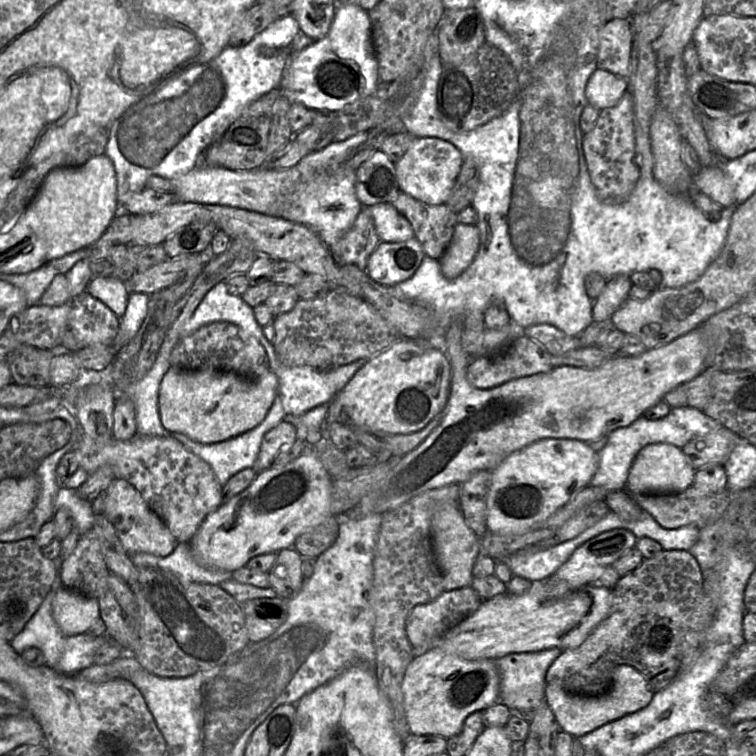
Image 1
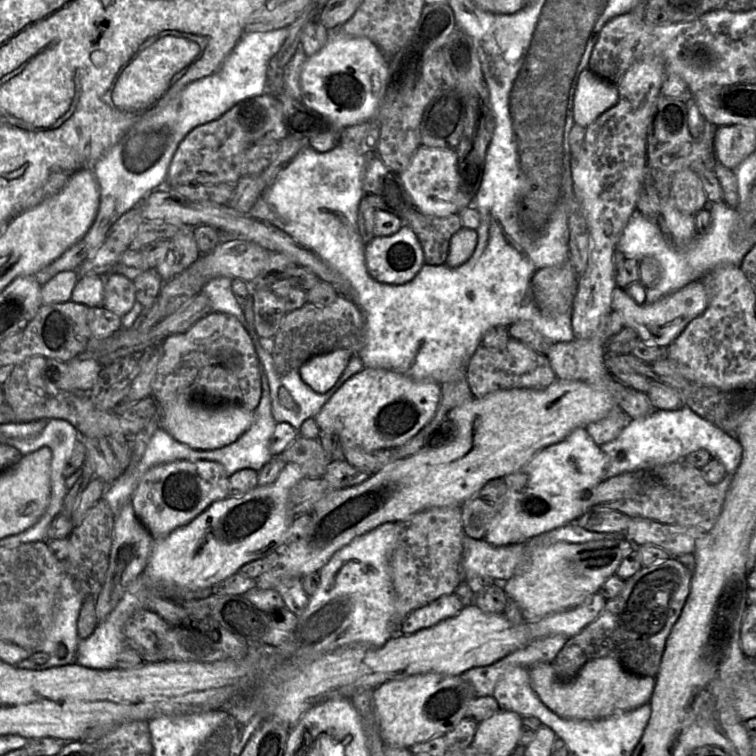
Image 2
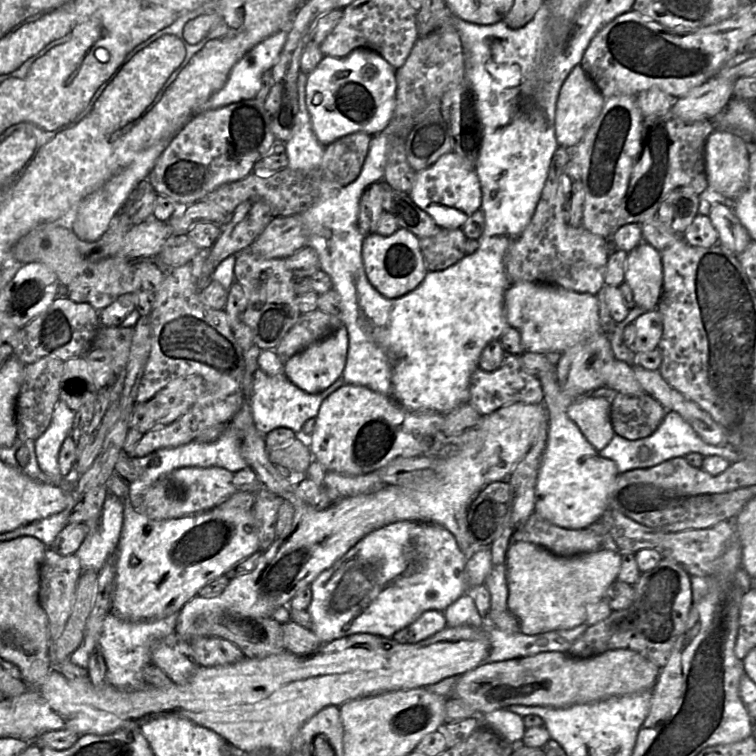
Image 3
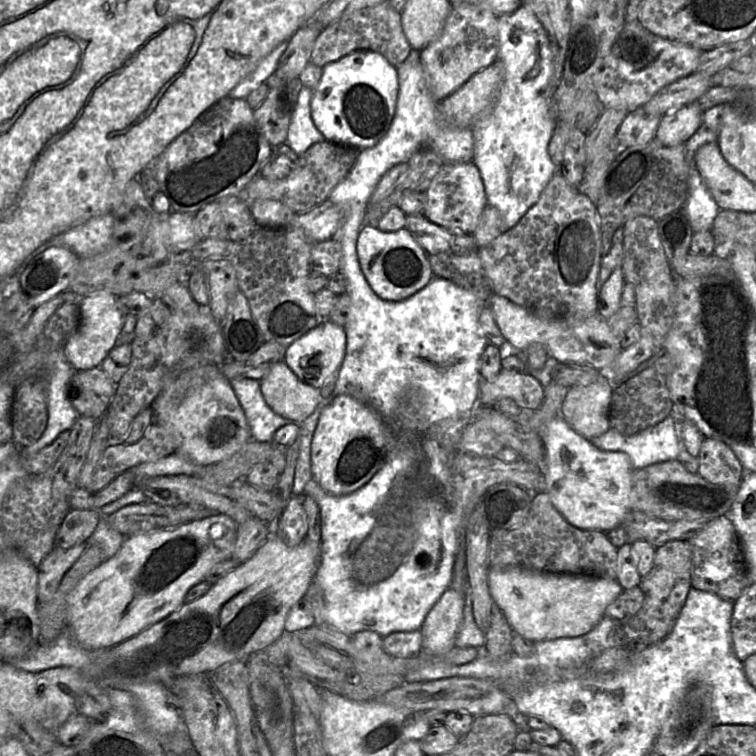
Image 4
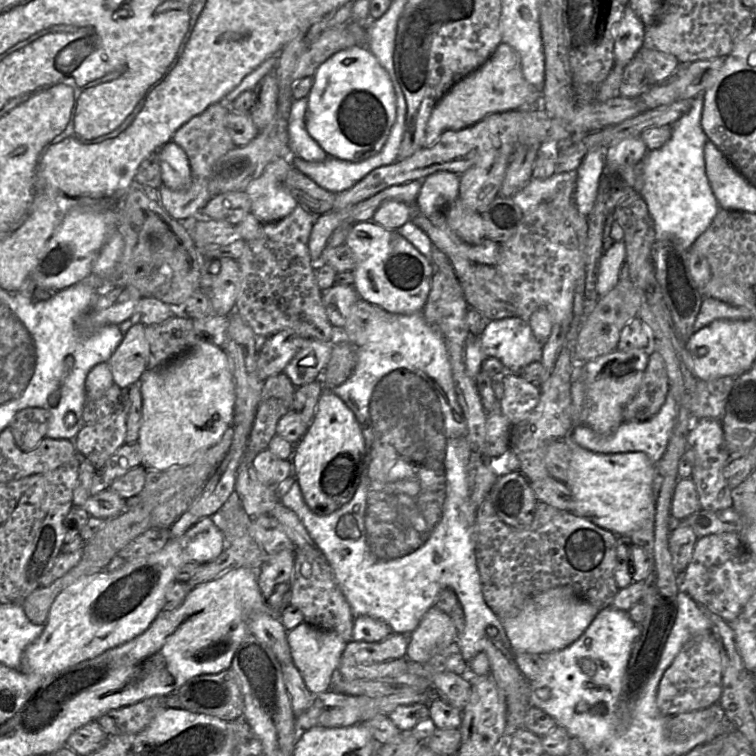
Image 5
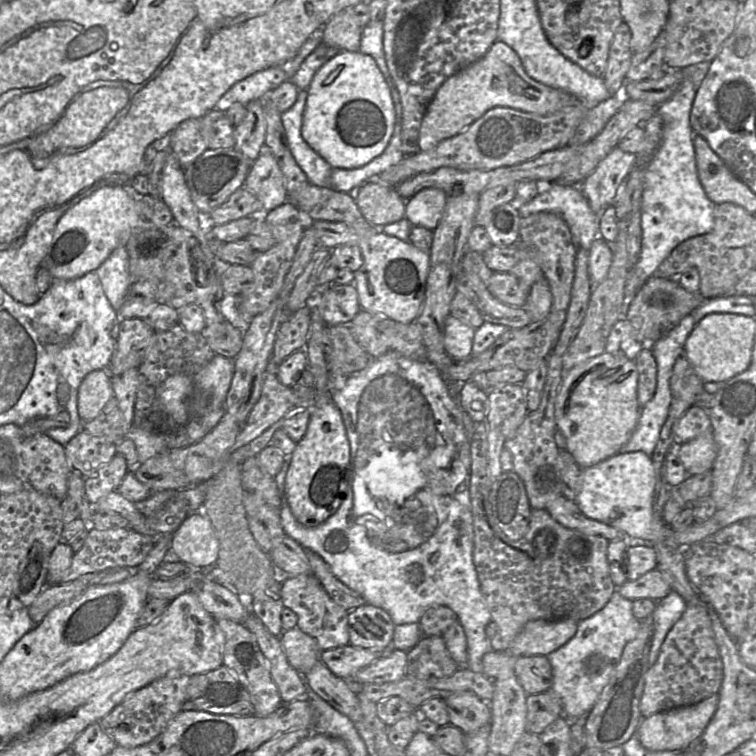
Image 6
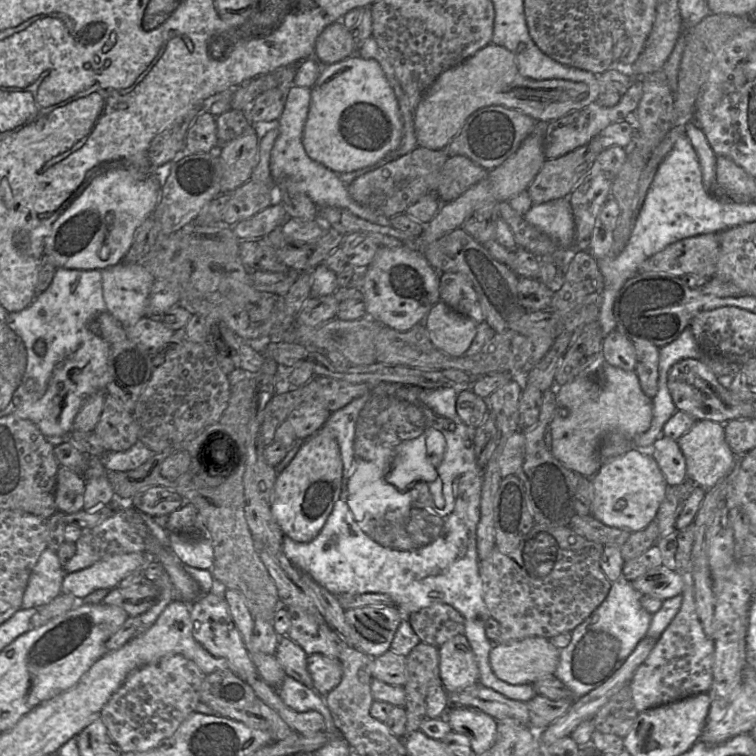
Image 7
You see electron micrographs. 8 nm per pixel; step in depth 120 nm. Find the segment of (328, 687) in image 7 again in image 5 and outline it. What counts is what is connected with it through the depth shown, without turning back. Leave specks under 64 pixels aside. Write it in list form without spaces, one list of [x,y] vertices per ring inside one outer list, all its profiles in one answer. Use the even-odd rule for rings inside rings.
[[[392,633],[379,642],[347,643],[341,656],[343,664],[376,663],[395,660],[406,656],[409,637],[406,634]]]

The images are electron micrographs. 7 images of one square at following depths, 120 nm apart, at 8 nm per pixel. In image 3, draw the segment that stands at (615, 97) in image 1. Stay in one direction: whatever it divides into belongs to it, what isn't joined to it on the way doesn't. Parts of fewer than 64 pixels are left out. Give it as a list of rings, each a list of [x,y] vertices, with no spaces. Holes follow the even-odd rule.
[[[575,66],[563,82],[558,96],[555,114],[555,135],[558,145],[565,148],[575,146],[601,112],[605,100],[582,66]]]

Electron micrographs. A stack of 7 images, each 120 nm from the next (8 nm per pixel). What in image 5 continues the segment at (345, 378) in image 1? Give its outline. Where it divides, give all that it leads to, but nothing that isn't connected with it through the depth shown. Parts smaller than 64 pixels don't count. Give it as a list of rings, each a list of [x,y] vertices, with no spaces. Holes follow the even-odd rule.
[[[248,451],[242,457],[238,468],[235,491],[250,518],[270,514],[279,502],[276,491],[263,484],[254,468],[253,459],[257,453]]]

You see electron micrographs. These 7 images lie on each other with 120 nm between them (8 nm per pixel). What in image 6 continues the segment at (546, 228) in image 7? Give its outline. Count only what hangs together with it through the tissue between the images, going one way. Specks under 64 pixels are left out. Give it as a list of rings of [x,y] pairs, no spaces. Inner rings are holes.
[[[544,183],[543,190],[518,210],[525,218],[538,212],[559,215],[569,226],[578,249],[589,249],[594,240],[601,238],[599,214],[590,208],[578,185]]]

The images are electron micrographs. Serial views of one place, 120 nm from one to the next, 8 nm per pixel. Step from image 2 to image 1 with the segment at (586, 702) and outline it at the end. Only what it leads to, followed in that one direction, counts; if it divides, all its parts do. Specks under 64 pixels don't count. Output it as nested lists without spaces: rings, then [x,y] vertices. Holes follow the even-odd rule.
[[[618,665],[614,669],[611,688],[601,696],[572,694],[551,683],[546,683],[545,686],[545,703],[553,712],[560,730],[569,733],[574,738],[583,736],[608,722],[645,708],[653,695],[654,692],[647,678],[629,665]]]

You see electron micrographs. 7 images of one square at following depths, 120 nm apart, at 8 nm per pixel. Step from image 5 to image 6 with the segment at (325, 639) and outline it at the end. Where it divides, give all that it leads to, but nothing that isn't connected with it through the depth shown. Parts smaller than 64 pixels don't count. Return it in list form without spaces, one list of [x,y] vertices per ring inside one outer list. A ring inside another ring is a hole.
[[[296,625],[283,631],[280,642],[291,666],[304,676],[320,662],[321,650],[315,638],[304,633]]]

